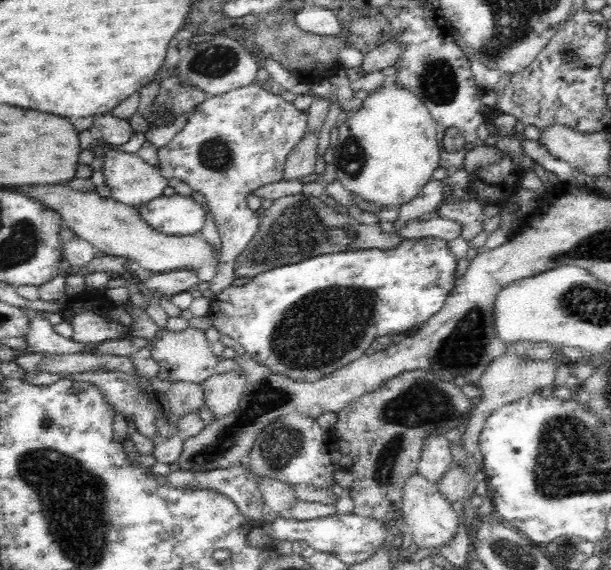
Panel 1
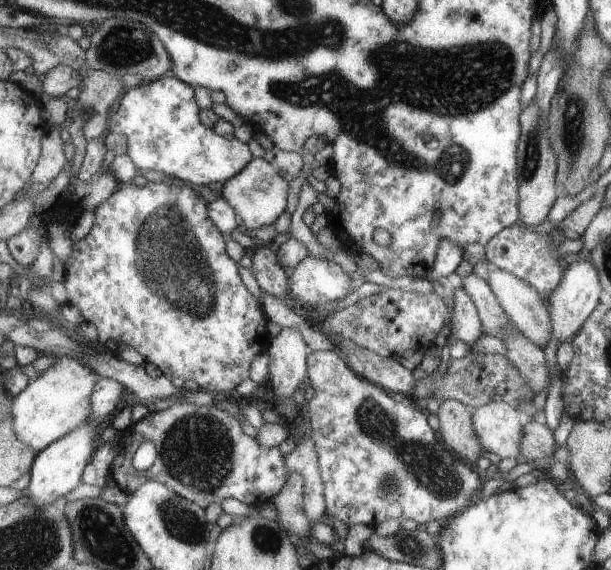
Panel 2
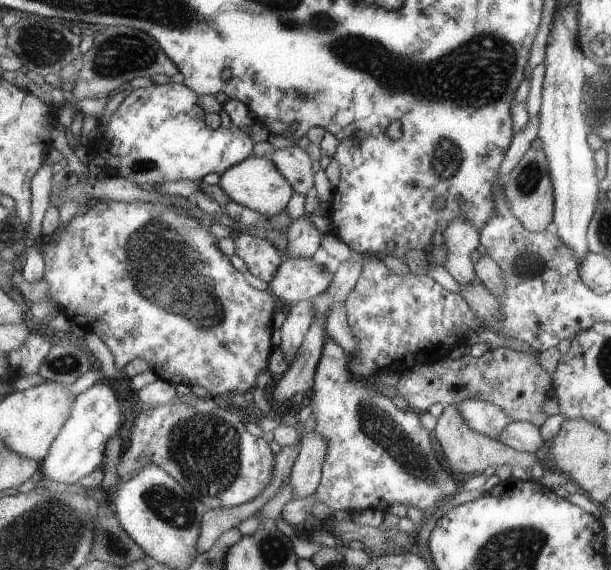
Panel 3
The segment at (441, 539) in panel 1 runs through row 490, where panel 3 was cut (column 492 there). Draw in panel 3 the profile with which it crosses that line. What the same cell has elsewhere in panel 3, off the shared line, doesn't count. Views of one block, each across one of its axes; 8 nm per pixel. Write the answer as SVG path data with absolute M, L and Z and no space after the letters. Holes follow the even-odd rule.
M463 400L457 404L463 420L469 424L469 428L477 430L479 434L485 434L493 440L499 440L499 436L505 432L505 428L513 422L507 412L495 404L479 402L479 400Z

